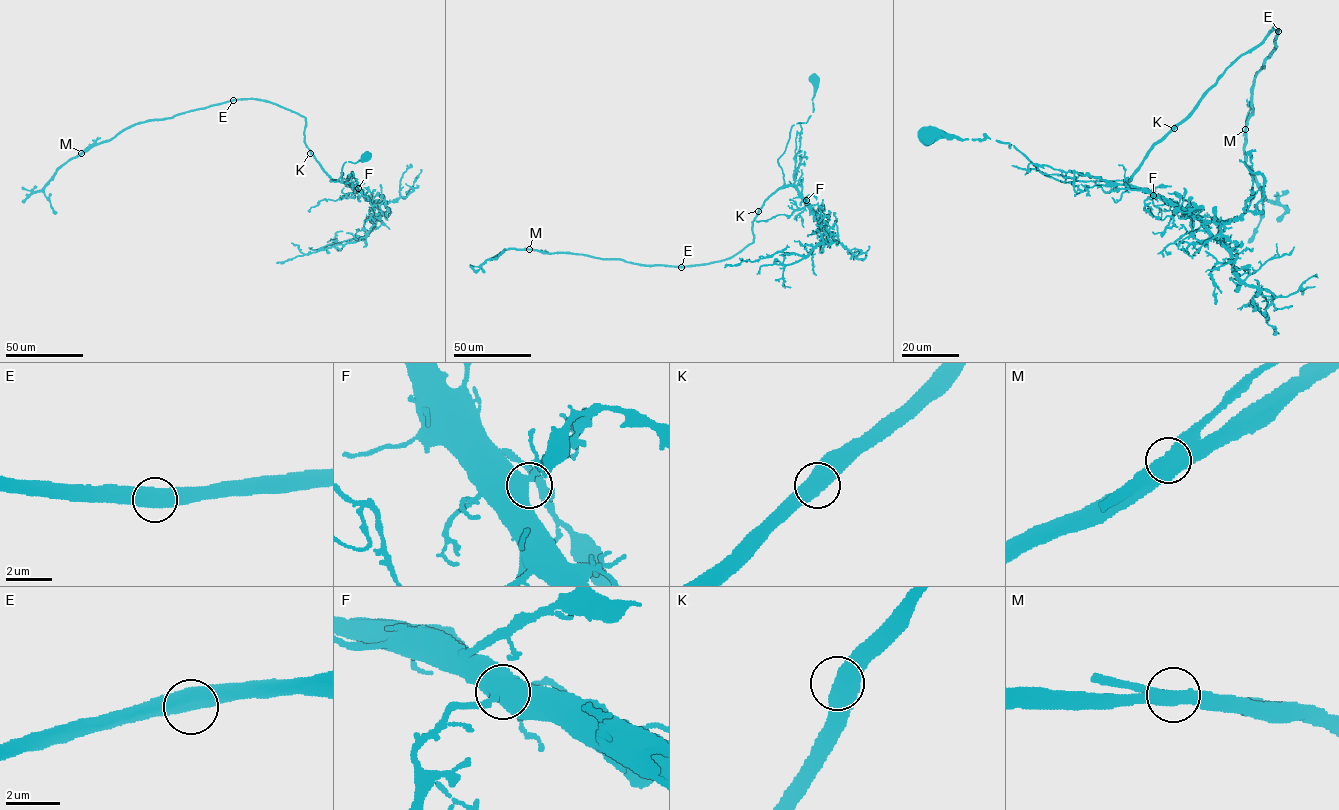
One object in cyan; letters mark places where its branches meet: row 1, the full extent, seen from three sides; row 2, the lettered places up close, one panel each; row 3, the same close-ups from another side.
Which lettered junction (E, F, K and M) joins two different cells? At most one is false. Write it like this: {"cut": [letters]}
{"cut": ["M"]}

